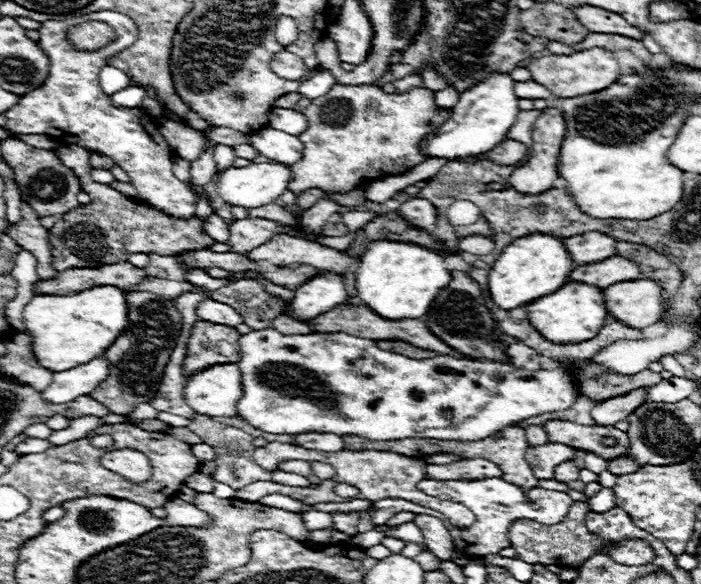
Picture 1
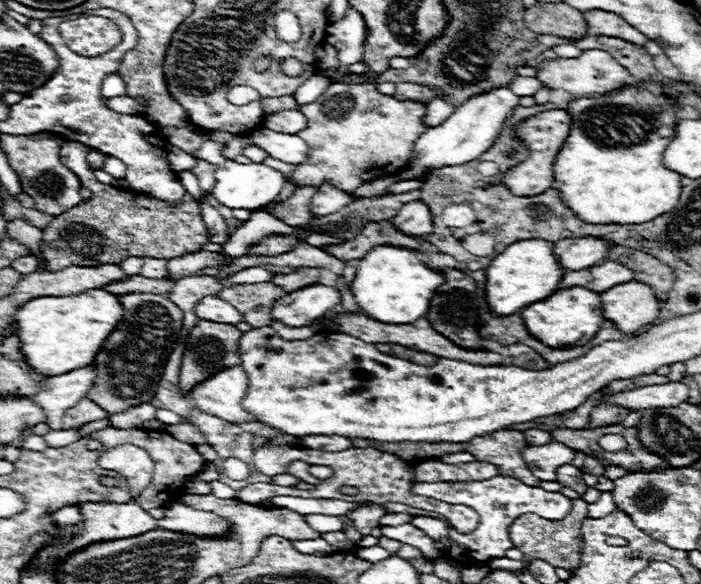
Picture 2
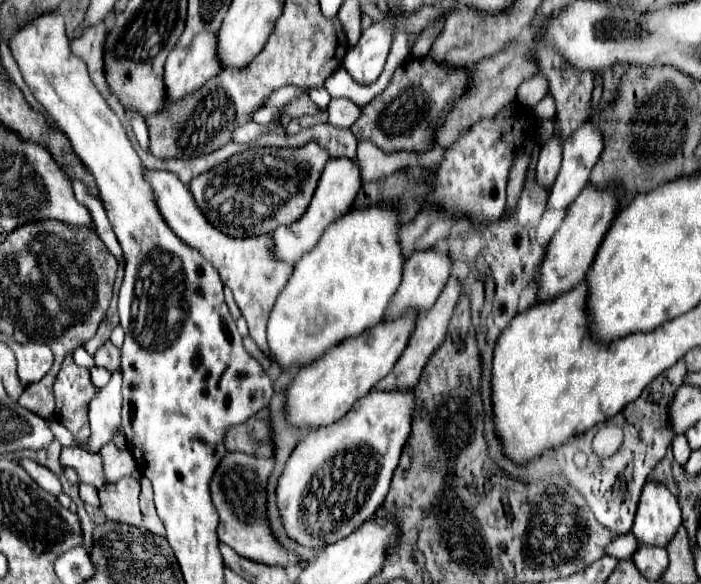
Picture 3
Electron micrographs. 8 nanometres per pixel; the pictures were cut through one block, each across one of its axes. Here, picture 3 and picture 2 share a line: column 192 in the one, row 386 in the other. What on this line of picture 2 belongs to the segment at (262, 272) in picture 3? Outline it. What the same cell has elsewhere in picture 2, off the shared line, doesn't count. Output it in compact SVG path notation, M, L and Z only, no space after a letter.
M232 366L208 378L204 384L196 386L190 398L194 400L196 408L212 416L220 416L222 420L234 424L258 422L256 416L248 414L242 408L246 390L248 390L248 374L240 366Z

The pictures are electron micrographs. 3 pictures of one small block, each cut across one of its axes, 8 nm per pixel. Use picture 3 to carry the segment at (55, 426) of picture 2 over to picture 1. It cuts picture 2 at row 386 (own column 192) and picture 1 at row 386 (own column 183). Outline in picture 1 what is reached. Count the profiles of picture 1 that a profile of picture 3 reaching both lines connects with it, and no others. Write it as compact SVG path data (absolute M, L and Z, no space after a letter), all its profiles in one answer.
M98 356L86 364L56 372L52 384L42 392L42 396L48 402L62 404L74 400L76 396L90 394L100 382L108 378L108 366L110 364L102 356Z

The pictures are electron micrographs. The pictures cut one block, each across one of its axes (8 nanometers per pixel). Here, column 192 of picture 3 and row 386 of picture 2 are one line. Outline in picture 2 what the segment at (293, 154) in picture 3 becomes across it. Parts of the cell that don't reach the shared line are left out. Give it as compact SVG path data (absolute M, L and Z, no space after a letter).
M200 320L190 332L188 346L186 346L186 352L182 358L182 366L180 366L182 394L188 394L196 384L204 382L212 374L240 364L242 362L238 356L238 340L240 338L242 338L242 332L232 324L218 324L218 322L210 322L210 320Z

